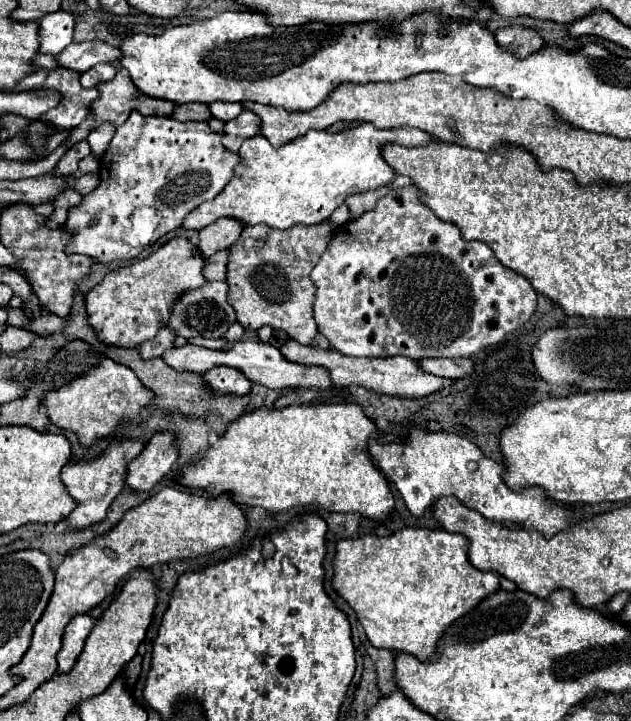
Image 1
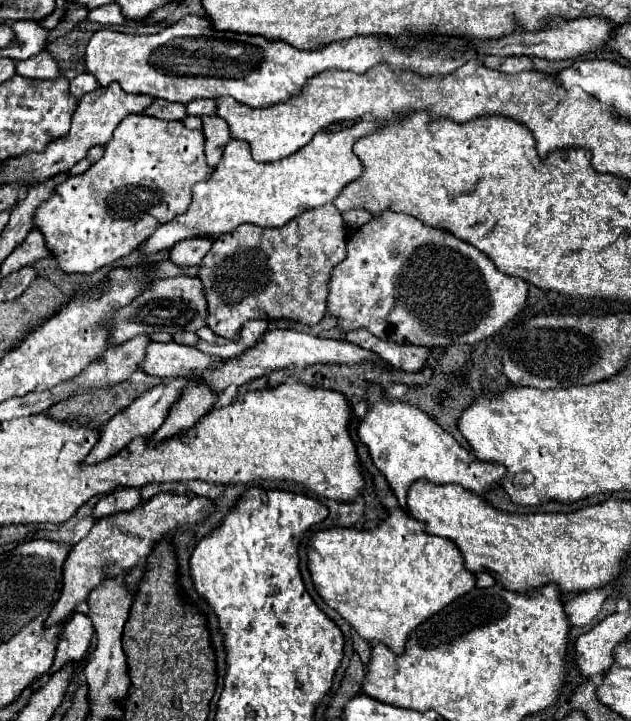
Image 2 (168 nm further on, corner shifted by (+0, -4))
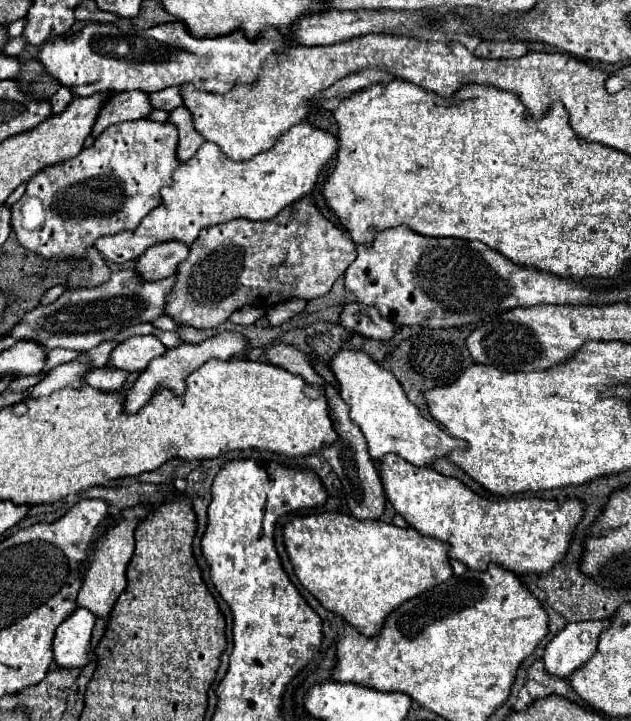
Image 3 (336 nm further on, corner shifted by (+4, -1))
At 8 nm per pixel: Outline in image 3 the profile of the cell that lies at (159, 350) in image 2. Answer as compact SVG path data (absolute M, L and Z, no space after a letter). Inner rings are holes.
M155 335L129 337L111 351L109 363L129 373L143 373L153 359L163 357L165 353L167 347Z

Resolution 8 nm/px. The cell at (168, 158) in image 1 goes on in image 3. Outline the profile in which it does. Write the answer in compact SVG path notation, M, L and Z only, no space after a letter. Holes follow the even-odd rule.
M151 119L125 121L107 127L89 149L83 149L71 163L47 167L27 181L25 195L11 207L11 227L19 243L43 255L45 259L71 259L85 257L101 237L133 231L145 215L161 205L161 189L171 185L173 171L181 165L177 157L179 129L173 123L157 123Z

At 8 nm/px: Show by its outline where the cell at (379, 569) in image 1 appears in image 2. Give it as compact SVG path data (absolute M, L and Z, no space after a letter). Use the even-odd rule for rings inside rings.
M365 456L361 458L367 464L367 470L373 472L377 494L391 514L373 530L357 530L341 526L317 530L307 542L307 568L311 572L311 580L317 594L327 602L329 608L337 610L357 630L357 634L363 640L381 642L389 646L395 654L401 654L409 638L409 632L415 630L431 614L439 612L441 608L457 600L461 594L473 590L475 576L469 570L465 570L463 556L459 554L459 548L451 540L425 534L425 526L419 526L417 520L399 510L397 500L391 494L383 474L375 470L371 460L367 460Z

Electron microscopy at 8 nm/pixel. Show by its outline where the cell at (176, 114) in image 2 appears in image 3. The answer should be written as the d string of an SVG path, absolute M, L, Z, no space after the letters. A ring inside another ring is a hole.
M125 91L111 97L109 103L105 103L103 113L99 117L99 123L95 123L93 135L103 133L109 125L121 123L121 121L135 121L141 117L149 117L155 111L155 107L149 101L147 93L141 91Z

